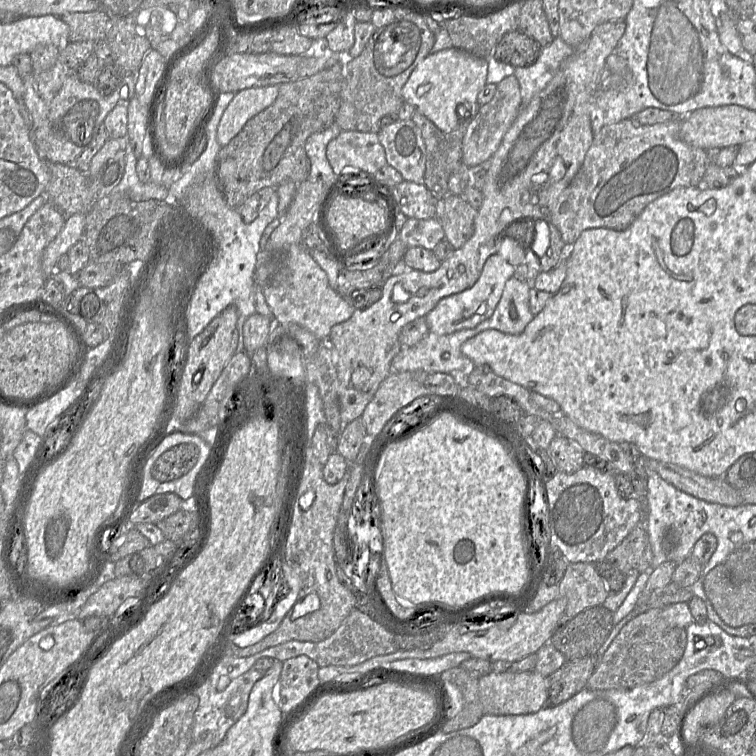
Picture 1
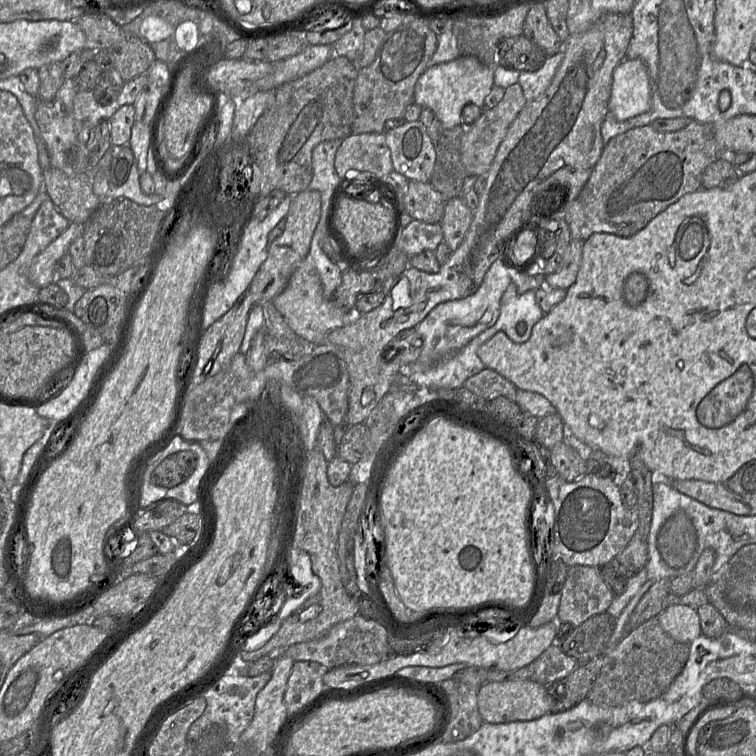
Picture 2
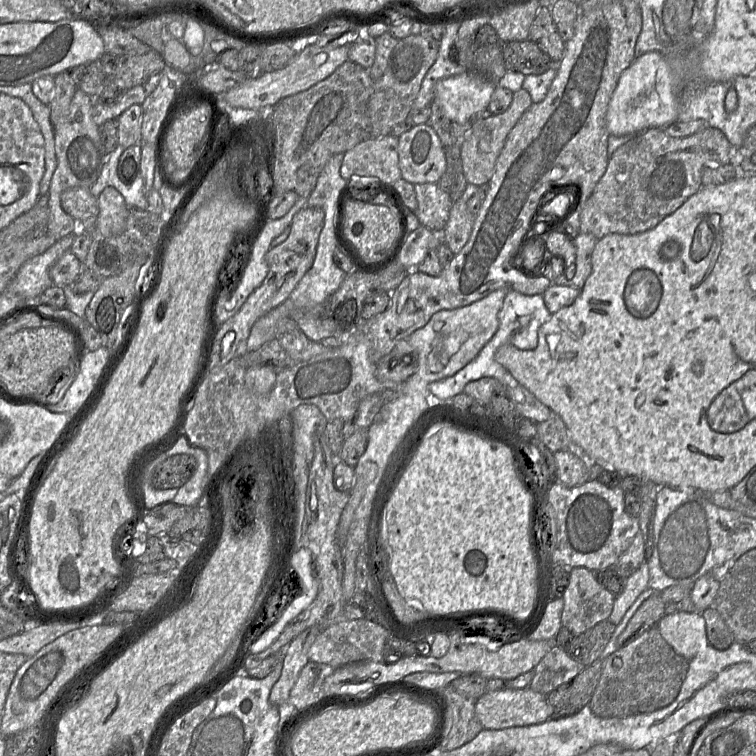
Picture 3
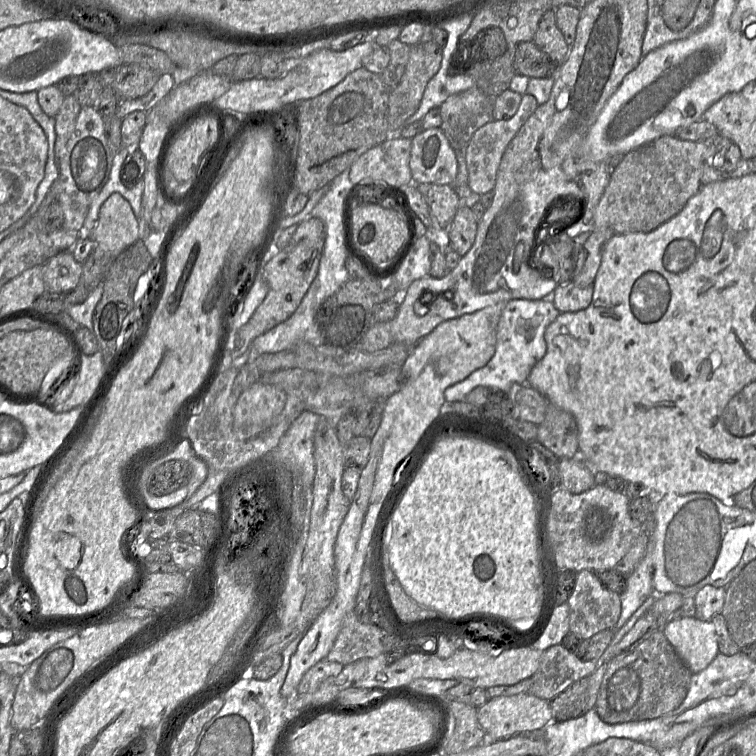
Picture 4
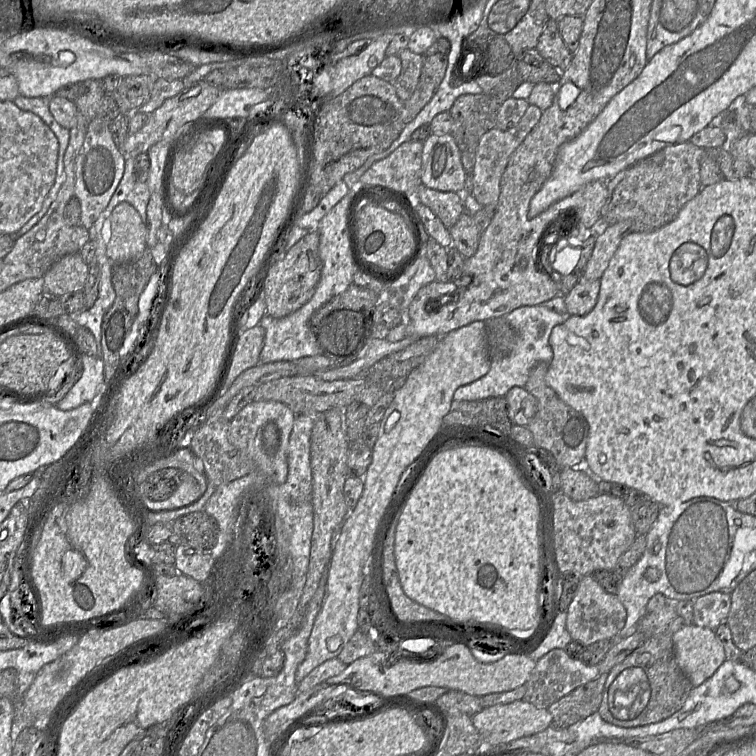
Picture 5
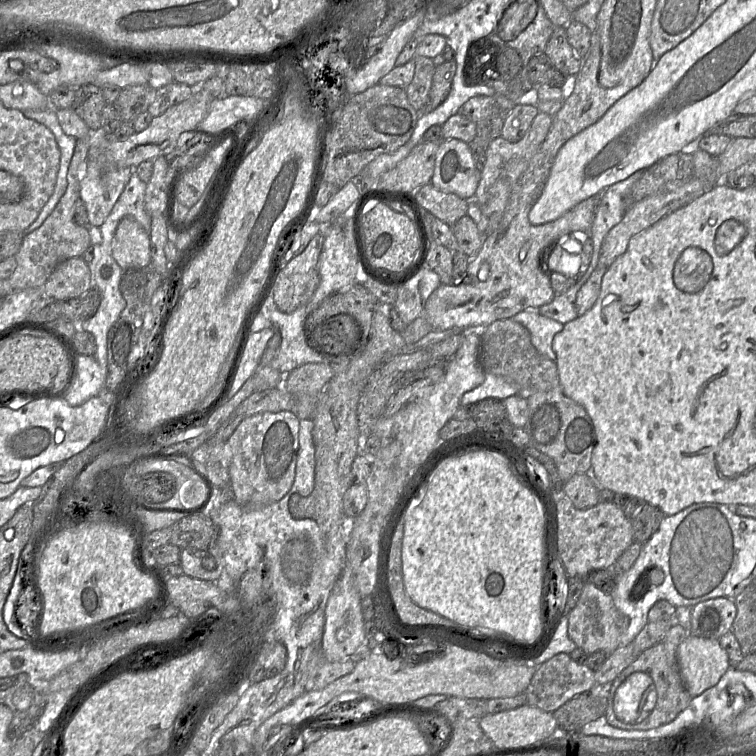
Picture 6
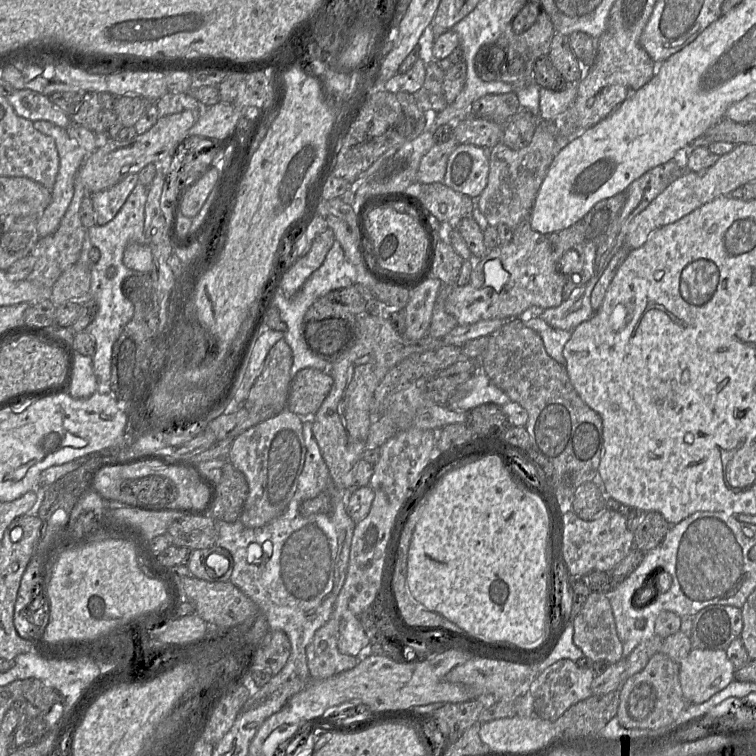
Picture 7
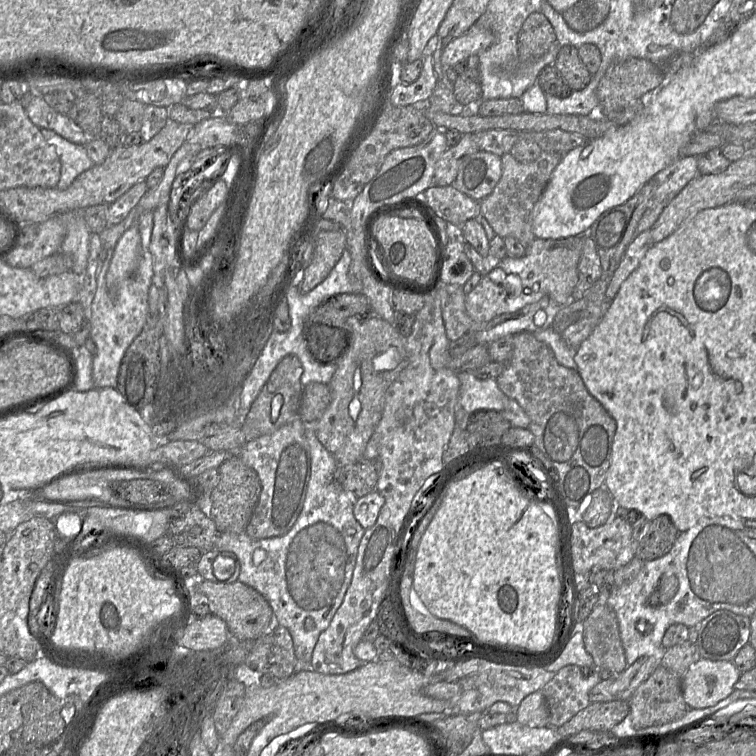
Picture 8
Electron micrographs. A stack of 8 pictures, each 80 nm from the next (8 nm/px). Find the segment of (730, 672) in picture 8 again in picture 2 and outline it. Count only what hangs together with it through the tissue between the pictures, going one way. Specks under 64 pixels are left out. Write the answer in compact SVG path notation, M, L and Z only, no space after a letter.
M687 605L667 606L657 618L663 630L677 642L690 645L702 635L700 618L695 608Z

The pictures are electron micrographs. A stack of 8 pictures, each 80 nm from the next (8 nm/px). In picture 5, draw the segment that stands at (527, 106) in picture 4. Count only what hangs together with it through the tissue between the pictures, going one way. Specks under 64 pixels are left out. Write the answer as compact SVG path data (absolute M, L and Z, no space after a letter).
M529 105L520 122L516 126L506 131L493 128L481 137L475 152L470 192L481 206L495 206L496 209L500 196L501 178L507 167L508 161L518 146L524 141L526 136L537 125L541 114L541 109L537 106Z

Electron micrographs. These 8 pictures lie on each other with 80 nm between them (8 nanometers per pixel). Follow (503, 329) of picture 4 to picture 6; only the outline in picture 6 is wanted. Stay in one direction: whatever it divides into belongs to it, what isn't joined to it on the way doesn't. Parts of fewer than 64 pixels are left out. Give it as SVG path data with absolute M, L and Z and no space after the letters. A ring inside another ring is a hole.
M539 309L523 310L512 319L522 324L529 331L531 342L540 354L556 361L552 342L554 336L563 330L564 324L543 316ZM485 373L484 381L478 387L466 392L460 401L461 406L470 406L484 399L505 400L517 395L518 388L509 381L492 373Z

